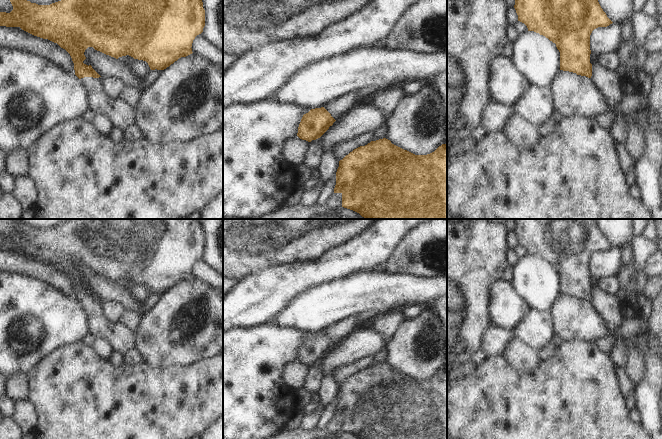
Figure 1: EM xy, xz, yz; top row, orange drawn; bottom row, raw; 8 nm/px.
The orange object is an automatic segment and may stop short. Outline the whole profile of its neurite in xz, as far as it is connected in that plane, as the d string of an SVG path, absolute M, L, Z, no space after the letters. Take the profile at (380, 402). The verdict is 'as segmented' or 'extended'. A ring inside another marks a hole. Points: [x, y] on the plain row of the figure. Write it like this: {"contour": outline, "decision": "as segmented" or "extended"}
{"contour": "M383 362L360 370L339 385L336 396L334 417L342 418L342 431L353 434L360 439L447 439L447 368L442 368L434 376L427 379L415 379Z", "decision": "as segmented"}

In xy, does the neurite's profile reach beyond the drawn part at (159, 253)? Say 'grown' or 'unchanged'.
grown

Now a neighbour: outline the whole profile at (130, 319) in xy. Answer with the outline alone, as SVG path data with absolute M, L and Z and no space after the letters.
M126 311L123 313L119 320L119 323L123 324L125 327L135 332L141 321L141 314L134 311Z

